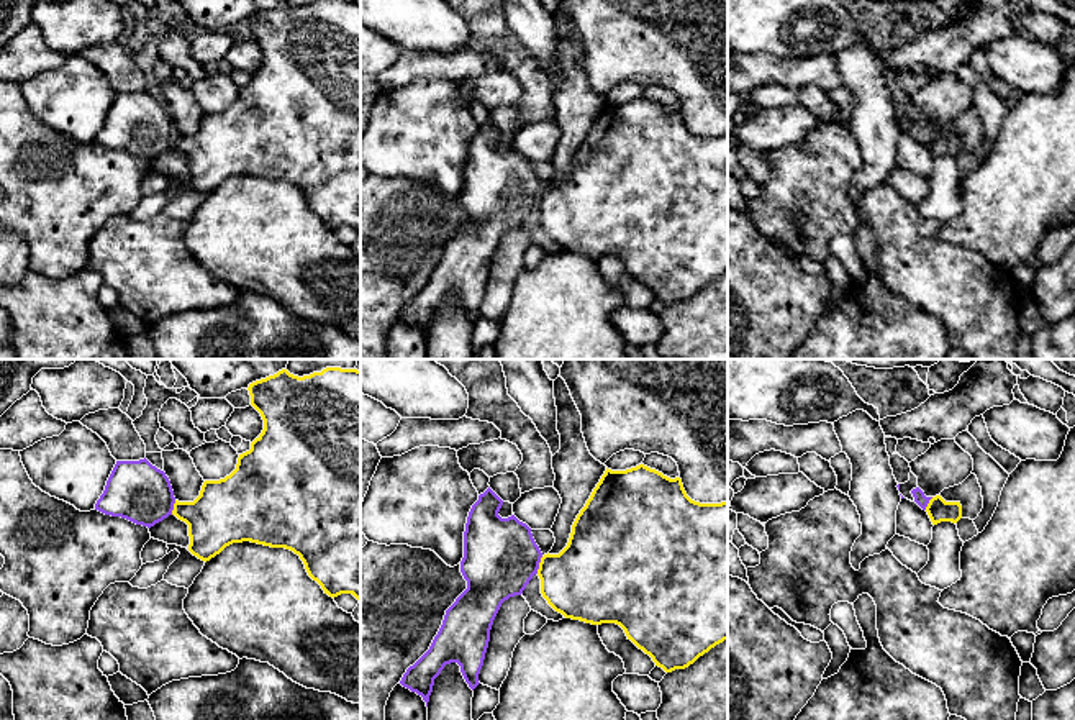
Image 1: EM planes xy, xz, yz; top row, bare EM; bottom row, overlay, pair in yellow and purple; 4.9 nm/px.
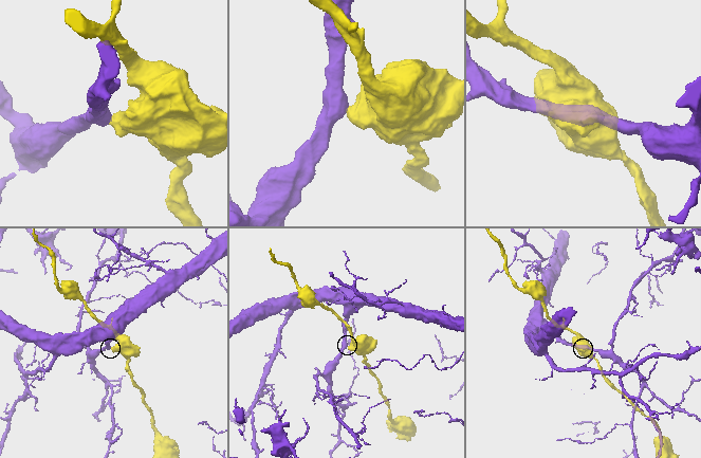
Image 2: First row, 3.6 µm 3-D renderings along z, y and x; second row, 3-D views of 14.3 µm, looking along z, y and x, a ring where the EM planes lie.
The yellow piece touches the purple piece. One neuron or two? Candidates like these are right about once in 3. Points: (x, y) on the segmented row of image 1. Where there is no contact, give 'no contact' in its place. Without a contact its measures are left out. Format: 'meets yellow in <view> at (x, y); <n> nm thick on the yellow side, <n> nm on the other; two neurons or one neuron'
meets yellow in xz at (539, 565); 400 nm thick on the yellow side, 360 nm on the other; two neurons

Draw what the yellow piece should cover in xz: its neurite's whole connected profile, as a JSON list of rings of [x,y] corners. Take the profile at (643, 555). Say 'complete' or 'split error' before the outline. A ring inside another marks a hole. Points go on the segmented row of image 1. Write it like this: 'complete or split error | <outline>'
complete | [[[644,464],[626,471],[606,467],[577,515],[567,546],[559,554],[544,554],[538,576],[542,597],[565,618],[616,623],[655,666],[665,672],[685,669],[728,640],[728,502],[695,502],[680,477],[670,479]]]

